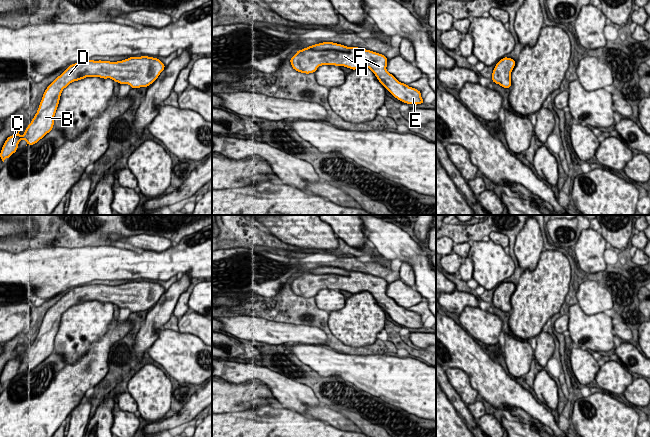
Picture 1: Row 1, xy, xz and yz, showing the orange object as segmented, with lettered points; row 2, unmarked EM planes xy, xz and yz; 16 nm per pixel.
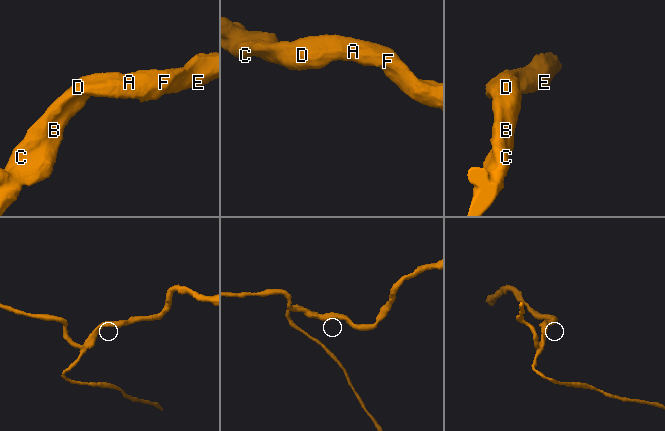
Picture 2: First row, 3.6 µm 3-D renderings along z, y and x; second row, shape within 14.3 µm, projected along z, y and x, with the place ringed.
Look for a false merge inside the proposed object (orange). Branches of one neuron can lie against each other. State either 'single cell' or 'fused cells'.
single cell

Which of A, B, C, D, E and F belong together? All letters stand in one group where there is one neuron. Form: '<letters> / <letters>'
A B C D E F

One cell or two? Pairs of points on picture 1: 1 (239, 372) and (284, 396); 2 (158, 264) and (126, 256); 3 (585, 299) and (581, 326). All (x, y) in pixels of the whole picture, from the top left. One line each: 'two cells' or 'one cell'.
1: one cell
2: one cell
3: two cells

